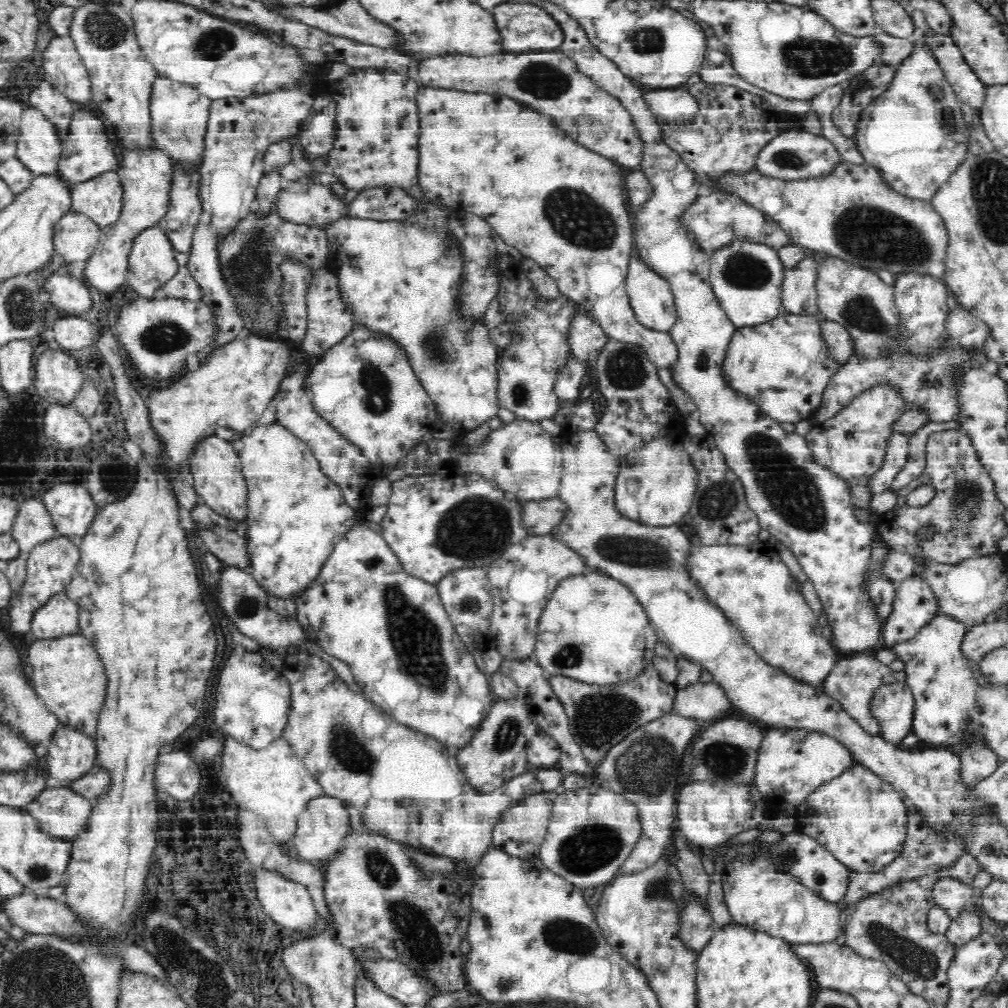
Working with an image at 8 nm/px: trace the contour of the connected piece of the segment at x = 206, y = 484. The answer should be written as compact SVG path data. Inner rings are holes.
M216 434L200 440L187 459L195 493L199 501L214 509L223 518L244 519L248 512L248 486L242 475L242 460L232 443Z

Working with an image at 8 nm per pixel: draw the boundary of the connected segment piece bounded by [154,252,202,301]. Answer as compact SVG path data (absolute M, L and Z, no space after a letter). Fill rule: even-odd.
M175 252L175 261L178 268L175 276L168 280L164 285L159 286L155 292L157 298L164 296L172 298L184 298L186 300L200 301L200 287L192 279L190 271L188 271L189 255L187 253Z

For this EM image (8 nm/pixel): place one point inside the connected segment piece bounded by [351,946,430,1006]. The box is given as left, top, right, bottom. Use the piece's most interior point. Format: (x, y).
(396, 980)

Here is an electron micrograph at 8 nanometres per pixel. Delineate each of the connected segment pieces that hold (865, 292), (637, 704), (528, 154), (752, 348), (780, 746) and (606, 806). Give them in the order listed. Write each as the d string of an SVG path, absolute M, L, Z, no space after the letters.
M808 249L805 250L805 256L808 255L817 260L815 287L818 312L824 314L826 321L840 323L849 330L856 353L872 358L880 357L880 352L888 346L888 340L898 332L898 309L893 301L893 286L884 283L869 269L853 266L833 254Z
M648 663L644 666L642 672L638 672L631 680L626 682L614 682L614 684L598 685L580 682L575 678L551 677L551 687L558 695L560 702L564 705L569 718L569 727L575 742L581 746L583 754L590 762L602 760L602 756L620 743L627 734L640 728L646 723L658 720L665 714L673 712L675 698L679 688L672 682L664 682L654 663Z
M420 86L416 92L416 106L418 109L419 115L419 125L421 130L419 131L419 143L418 143L418 170L416 170L416 182L421 186L422 192L425 194L425 198L428 198L432 202L437 202L438 204L442 204L447 206L447 208L454 210L462 210L465 213L472 213L476 216L482 217L486 219L492 226L495 232L502 238L502 240L511 246L512 248L516 248L519 250L524 258L534 260L540 267L544 270L548 271L548 274L554 278L558 282L558 288L562 295L567 296L569 299L575 302L579 302L579 306L583 306L589 314L592 314L593 317L598 321L598 324L606 331L606 334L609 338L615 338L616 340L625 340L626 342L635 342L639 344L641 348L644 350L644 353L648 355L648 358L658 367L658 368L666 368L666 370L670 370L672 373L673 379L673 366L677 365L679 359L679 348L677 344L673 341L671 334L669 332L660 332L655 331L647 326L644 326L634 314L632 310L631 304L629 303L626 291L625 291L625 276L627 274L629 261L632 256L632 243L633 243L633 225L631 224L631 220L628 217L628 211L626 211L626 204L624 204L624 190L622 190L622 175L624 173L624 169L619 165L614 164L612 161L605 159L604 157L582 147L582 145L577 145L576 142L571 141L570 138L566 137L565 133L560 130L557 130L553 127L553 122L548 116L543 116L542 114L536 114L536 112L526 109L522 106L518 106L518 103L514 102L514 100L508 97L498 97L498 95L490 95L490 94L468 94L461 93L454 90L444 90L444 89L436 89L436 88L426 88Z
M782 314L764 324L738 329L729 344L723 373L727 384L742 392L768 416L778 422L792 424L808 419L820 406L824 388L839 367L838 363L831 362L830 355L826 352L826 343L822 341L821 322L815 316Z
M766 729L755 766L754 781L766 798L799 804L819 786L838 776L856 761L842 744L820 733L800 729Z
M600 784L563 791L554 799L539 858L548 870L581 889L601 889L619 874L640 838L638 809Z

